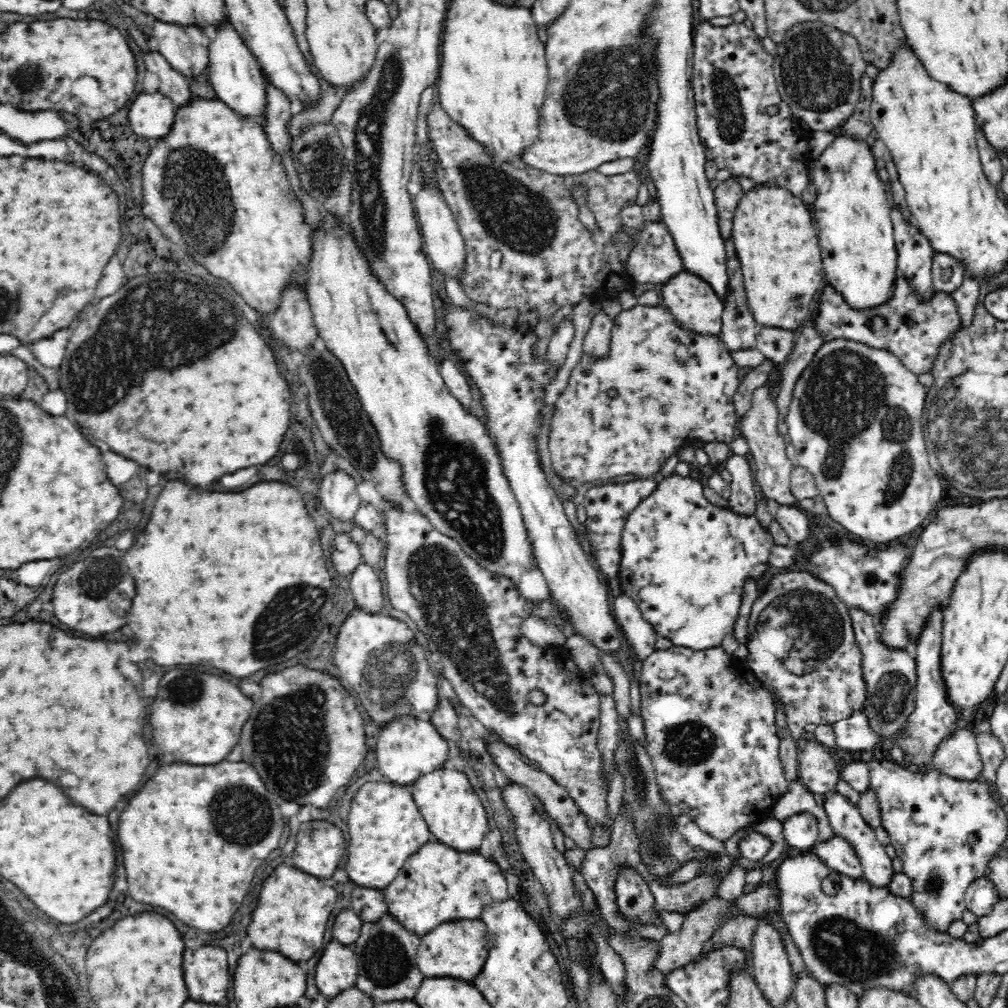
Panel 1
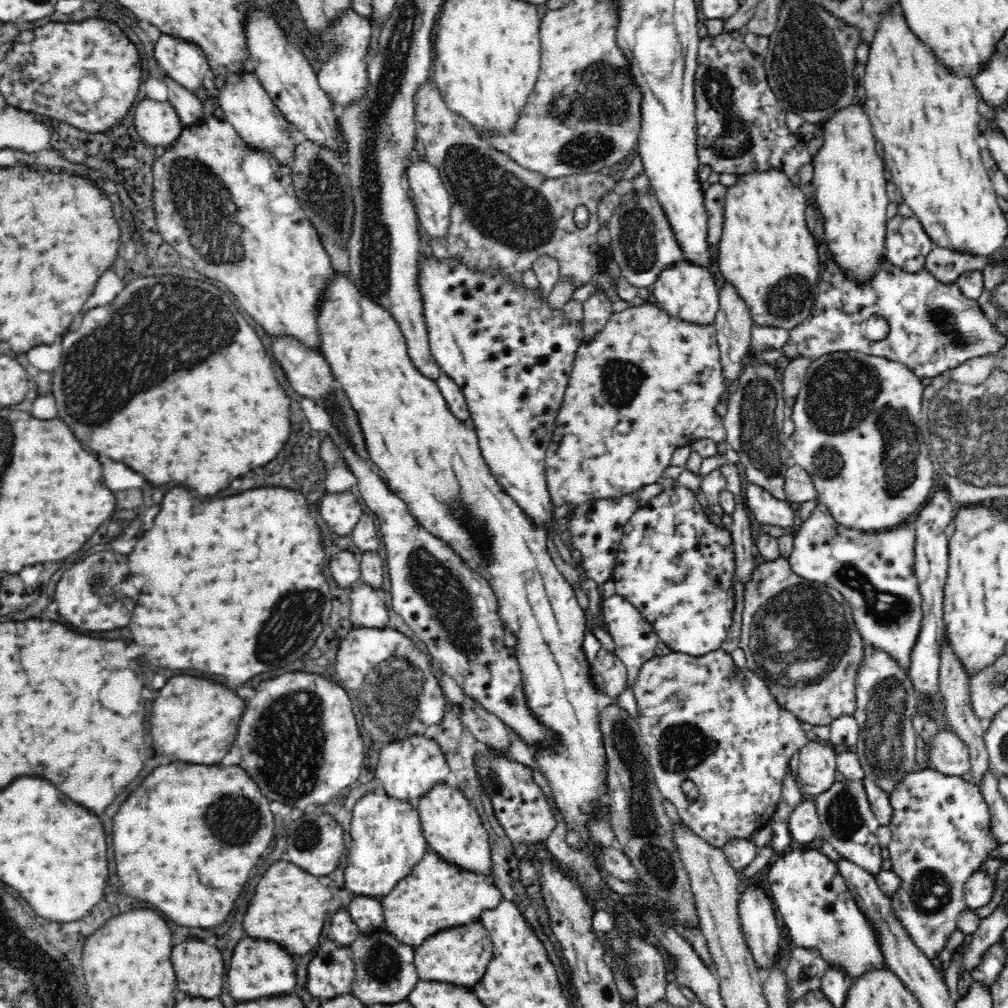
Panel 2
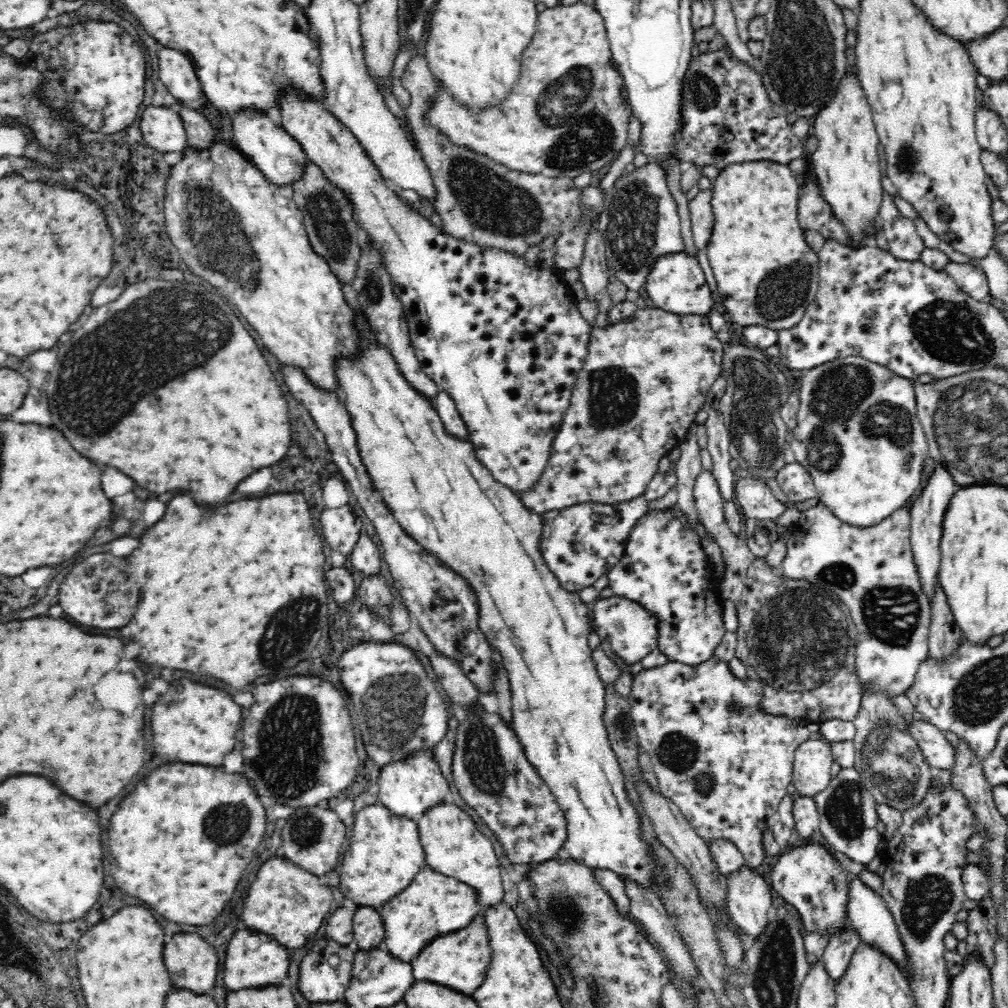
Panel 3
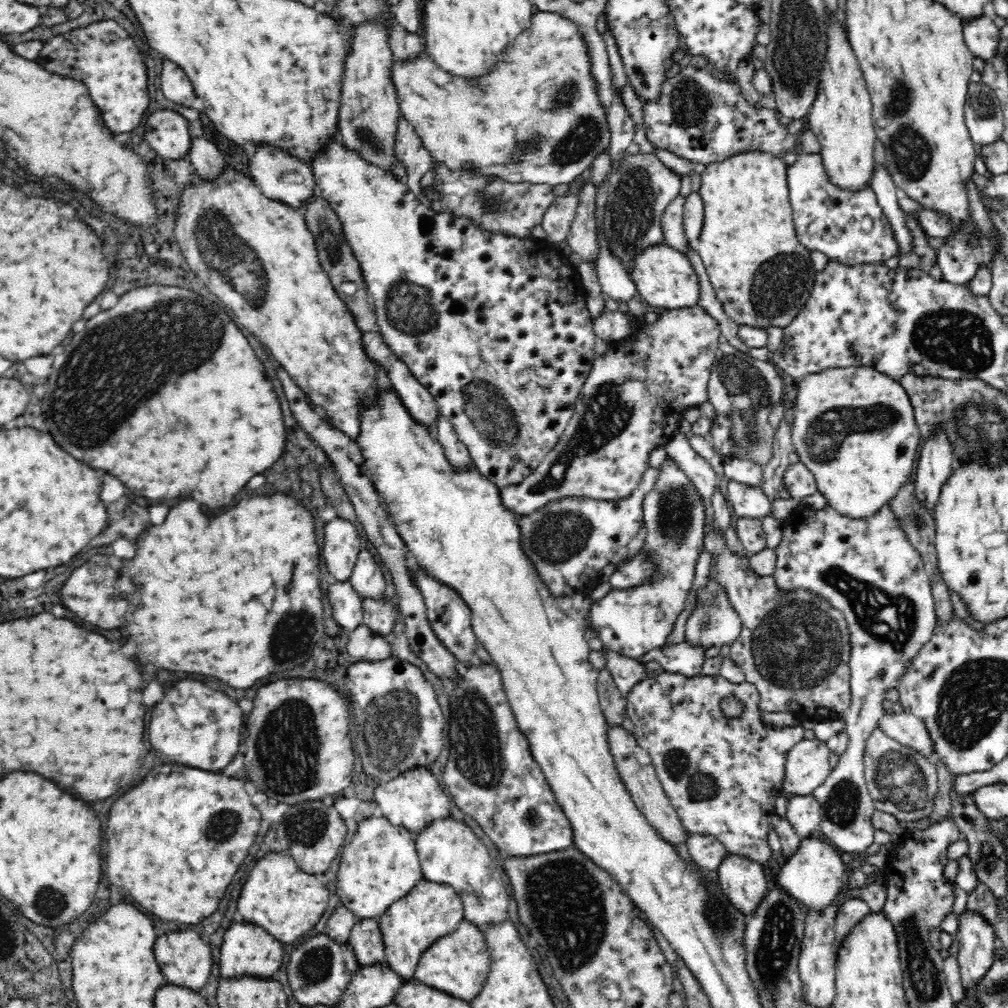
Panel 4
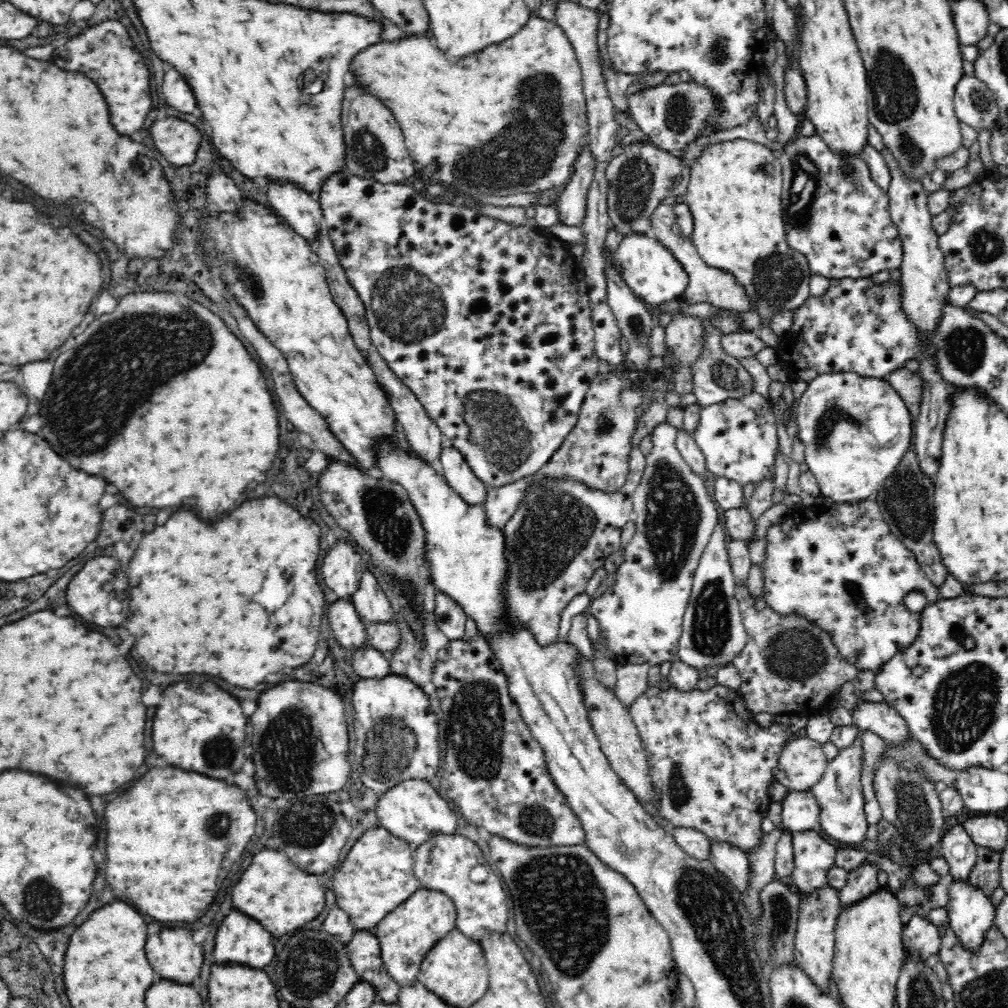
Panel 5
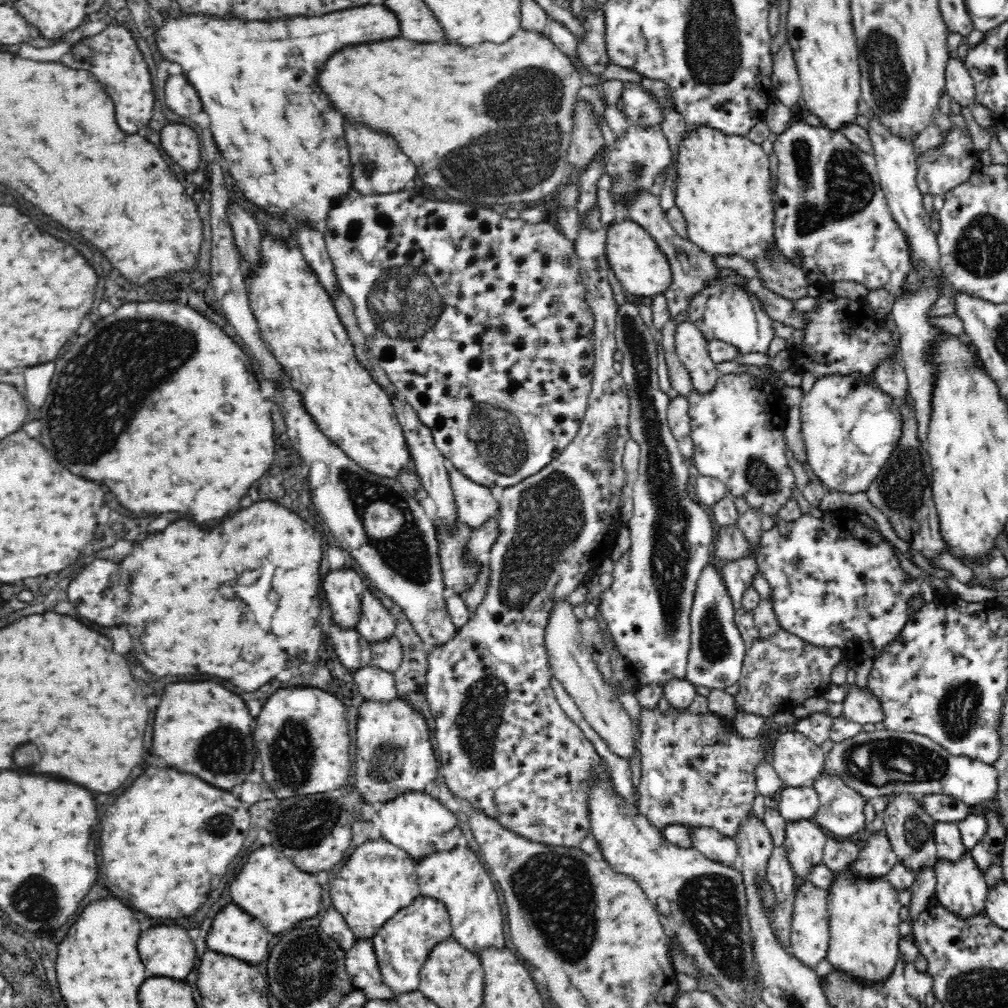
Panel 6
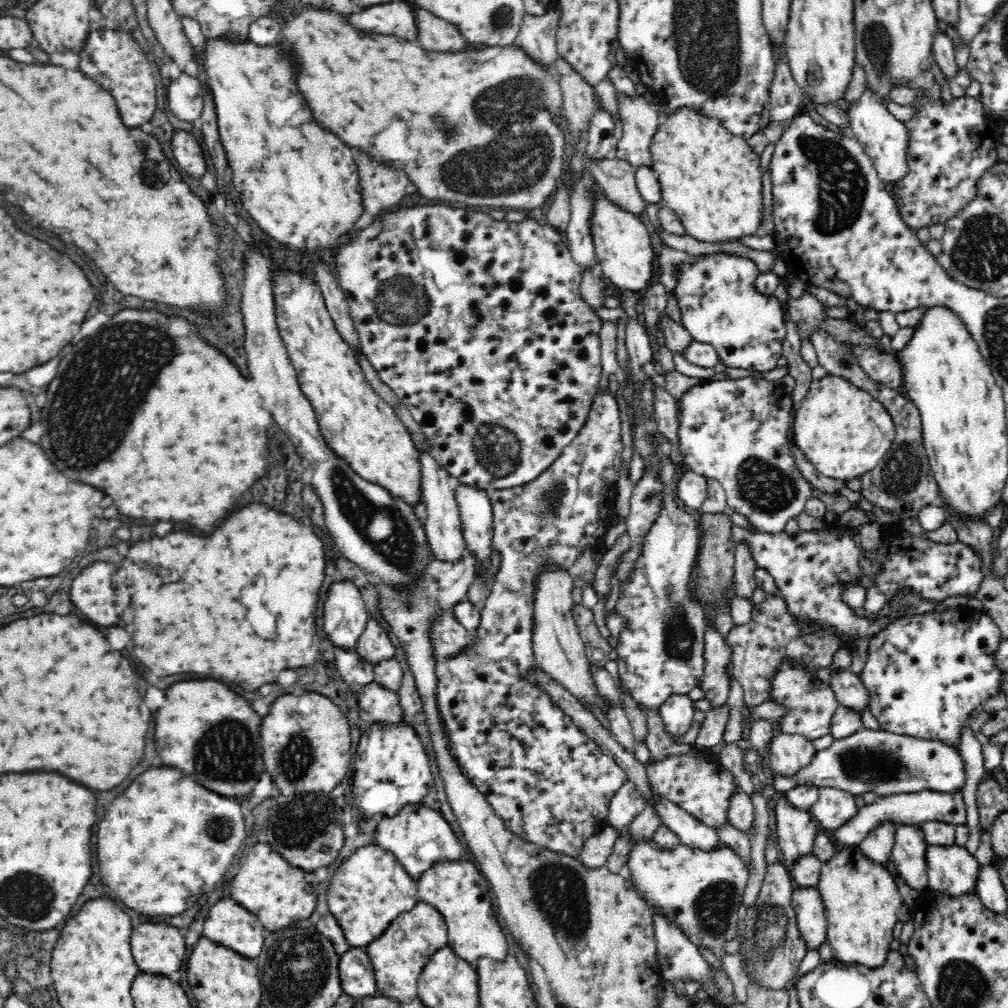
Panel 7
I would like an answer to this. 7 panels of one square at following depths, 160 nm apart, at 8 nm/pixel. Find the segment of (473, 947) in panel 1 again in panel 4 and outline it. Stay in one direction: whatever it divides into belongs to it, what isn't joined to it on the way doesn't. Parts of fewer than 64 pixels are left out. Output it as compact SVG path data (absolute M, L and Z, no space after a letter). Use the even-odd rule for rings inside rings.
M465 918L460 922L458 930L433 942L422 953L417 966L412 978L456 998L472 1000L482 990L484 980L488 976L488 968L490 968L490 954L486 948L483 930L480 929L478 923Z

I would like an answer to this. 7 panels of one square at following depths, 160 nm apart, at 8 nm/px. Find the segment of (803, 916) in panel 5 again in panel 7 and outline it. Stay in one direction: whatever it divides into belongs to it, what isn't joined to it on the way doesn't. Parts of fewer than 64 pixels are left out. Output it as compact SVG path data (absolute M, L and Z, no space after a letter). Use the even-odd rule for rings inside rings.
M796 886L792 904L797 928L807 948L819 948L827 940L827 916L823 898L817 887Z

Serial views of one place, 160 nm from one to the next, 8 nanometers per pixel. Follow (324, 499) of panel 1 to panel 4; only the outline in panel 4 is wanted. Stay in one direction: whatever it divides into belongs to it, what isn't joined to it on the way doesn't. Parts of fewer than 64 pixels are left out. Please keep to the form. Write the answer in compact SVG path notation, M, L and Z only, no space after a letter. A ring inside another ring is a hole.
M336 517L324 524L324 558L334 581L349 581L352 567L362 547L360 532L350 520Z

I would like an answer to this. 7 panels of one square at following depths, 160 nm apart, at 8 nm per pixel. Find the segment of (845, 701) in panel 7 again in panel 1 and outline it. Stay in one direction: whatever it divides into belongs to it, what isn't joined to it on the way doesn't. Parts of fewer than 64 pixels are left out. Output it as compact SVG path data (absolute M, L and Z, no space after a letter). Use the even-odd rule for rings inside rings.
M960 728L940 744L940 748L932 758L932 766L962 781L981 779L984 763L982 763L976 737L969 728Z

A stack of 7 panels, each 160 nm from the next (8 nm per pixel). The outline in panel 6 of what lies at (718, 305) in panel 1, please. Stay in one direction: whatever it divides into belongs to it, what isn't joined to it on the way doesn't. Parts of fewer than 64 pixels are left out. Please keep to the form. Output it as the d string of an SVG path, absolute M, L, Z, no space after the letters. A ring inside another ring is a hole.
M620 216L608 224L606 230L605 255L608 268L612 270L624 290L630 292L630 298L652 297L654 294L664 293L672 282L672 273L666 255L659 250L654 238L651 238L651 235L637 222Z

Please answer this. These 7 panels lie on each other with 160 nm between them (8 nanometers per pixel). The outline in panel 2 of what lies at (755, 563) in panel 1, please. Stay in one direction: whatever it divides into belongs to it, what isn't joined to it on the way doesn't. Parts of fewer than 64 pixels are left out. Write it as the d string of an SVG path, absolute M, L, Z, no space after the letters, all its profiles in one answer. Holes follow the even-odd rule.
M673 485L672 488L662 490L660 494L648 499L643 507L636 510L624 525L623 534L616 553L614 574L612 574L616 595L622 596L635 606L644 620L652 626L652 630L660 637L660 641L666 644L672 652L700 656L721 649L724 639L728 636L728 629L732 626L734 612L736 612L736 573L734 573L736 570L736 553L734 553L732 531L728 530L722 523L714 524L710 517L706 516L704 507L698 502L696 494L690 488Z

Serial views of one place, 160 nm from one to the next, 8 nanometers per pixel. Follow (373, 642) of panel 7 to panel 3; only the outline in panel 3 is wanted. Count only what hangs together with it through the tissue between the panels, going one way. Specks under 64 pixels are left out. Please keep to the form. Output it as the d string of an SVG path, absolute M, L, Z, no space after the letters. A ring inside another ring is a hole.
M366 530L359 532L358 540L354 543L350 552L352 566L364 575L380 573L381 564L384 563L383 553L380 554L380 547L374 542Z

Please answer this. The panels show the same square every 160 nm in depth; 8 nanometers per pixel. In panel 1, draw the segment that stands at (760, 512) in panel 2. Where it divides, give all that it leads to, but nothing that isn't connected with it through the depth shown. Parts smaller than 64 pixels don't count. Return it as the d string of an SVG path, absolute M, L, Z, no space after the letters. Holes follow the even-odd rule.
M766 499L766 506L768 506L768 512L772 518L776 517L784 527L790 538L790 543L802 546L806 542L808 534L812 532L810 519L803 513L803 510L797 508L797 506L782 506L769 499Z

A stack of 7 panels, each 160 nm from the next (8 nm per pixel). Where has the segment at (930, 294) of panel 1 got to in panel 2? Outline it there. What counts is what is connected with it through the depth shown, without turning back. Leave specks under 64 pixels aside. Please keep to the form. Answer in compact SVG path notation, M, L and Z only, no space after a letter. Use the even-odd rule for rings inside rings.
M897 214L888 222L886 259L898 268L910 274L920 272L933 248L916 217L904 219Z

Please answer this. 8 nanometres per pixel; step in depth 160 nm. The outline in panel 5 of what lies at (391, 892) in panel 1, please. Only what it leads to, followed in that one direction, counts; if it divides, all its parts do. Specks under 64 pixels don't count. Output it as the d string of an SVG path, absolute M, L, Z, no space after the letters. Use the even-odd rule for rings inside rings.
M422 886L386 914L373 931L378 937L381 957L390 977L402 987L416 982L422 958L441 938L457 927L456 918L454 901L444 891Z

